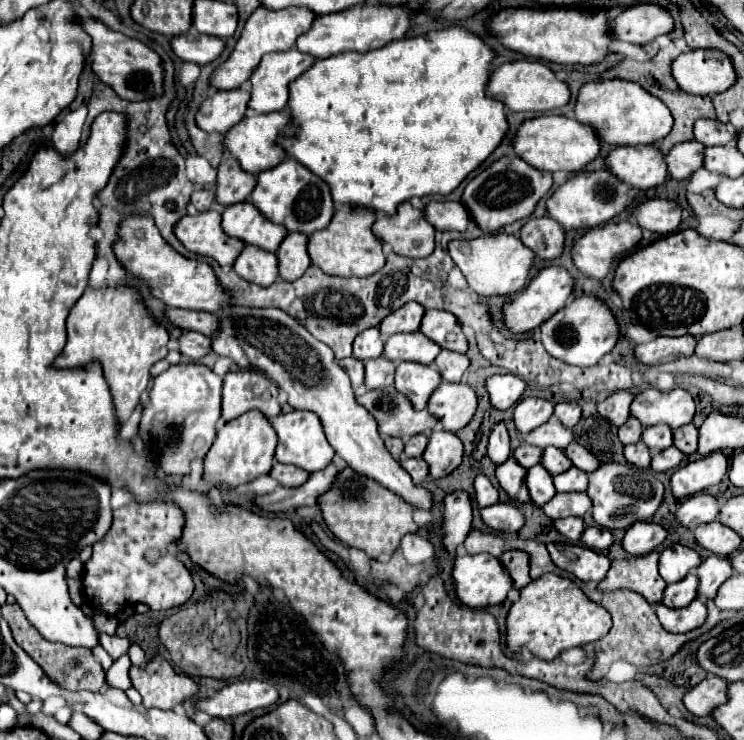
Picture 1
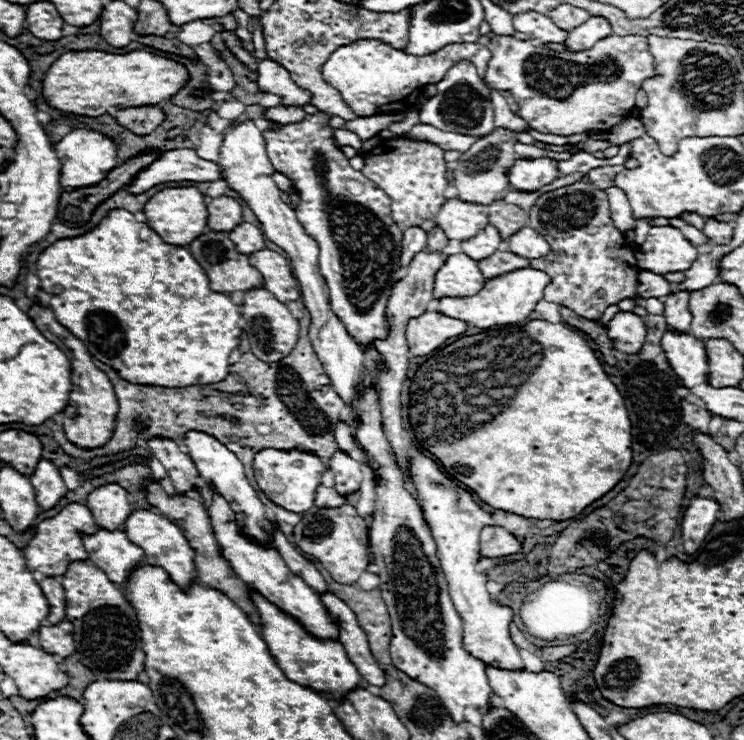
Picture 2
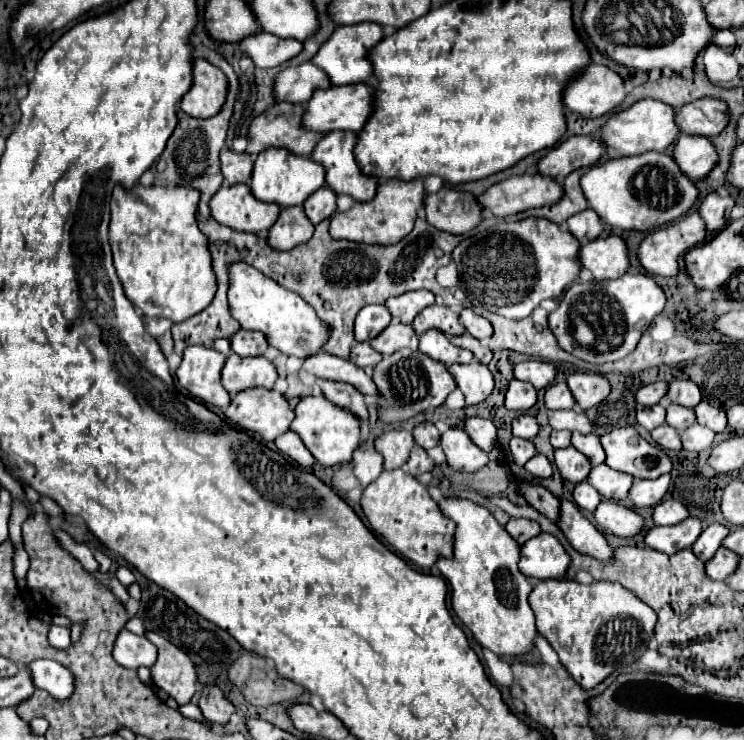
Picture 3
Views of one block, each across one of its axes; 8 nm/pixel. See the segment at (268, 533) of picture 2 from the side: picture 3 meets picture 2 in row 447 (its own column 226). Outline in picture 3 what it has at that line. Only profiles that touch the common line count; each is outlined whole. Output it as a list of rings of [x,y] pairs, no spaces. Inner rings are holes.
[[[246,184],[222,186],[214,194],[210,208],[216,222],[254,234],[266,234],[280,214],[280,206],[260,202],[256,196],[252,196],[250,186]]]

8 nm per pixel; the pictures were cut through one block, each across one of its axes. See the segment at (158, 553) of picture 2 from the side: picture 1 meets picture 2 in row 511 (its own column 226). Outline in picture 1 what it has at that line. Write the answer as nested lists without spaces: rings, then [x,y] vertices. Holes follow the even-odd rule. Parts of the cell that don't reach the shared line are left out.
[[[288,110],[282,112],[270,112],[270,114],[248,114],[240,124],[236,124],[232,130],[226,132],[226,152],[232,154],[240,166],[252,174],[260,174],[268,168],[278,166],[286,158],[286,150],[280,146],[278,136],[280,132],[292,122]]]

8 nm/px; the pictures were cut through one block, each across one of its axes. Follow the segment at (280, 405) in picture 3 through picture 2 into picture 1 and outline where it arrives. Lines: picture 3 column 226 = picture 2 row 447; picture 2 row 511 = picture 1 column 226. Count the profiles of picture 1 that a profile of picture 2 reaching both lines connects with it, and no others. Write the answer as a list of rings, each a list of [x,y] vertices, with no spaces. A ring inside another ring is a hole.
[[[250,410],[230,422],[226,422],[208,450],[204,458],[204,486],[206,490],[218,488],[228,484],[232,488],[240,484],[248,484],[254,478],[268,474],[274,464],[274,450],[276,450],[276,432],[270,420],[260,410]]]

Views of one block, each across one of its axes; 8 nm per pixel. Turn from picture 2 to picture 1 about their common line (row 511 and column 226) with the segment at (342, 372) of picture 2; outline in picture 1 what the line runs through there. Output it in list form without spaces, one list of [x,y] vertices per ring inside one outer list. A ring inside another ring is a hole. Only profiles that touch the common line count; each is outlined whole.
[[[256,370],[228,372],[222,388],[222,418],[234,420],[254,408],[268,418],[280,414],[278,386]]]

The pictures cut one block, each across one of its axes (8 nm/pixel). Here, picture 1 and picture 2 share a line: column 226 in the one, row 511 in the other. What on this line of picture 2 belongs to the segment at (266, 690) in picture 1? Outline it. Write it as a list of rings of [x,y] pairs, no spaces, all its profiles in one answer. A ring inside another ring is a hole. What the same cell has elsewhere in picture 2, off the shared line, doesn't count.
[[[694,496],[682,516],[682,542],[684,542],[684,552],[694,554],[702,542],[706,540],[708,532],[712,530],[714,522],[718,520],[718,502],[710,498],[700,498]]]

